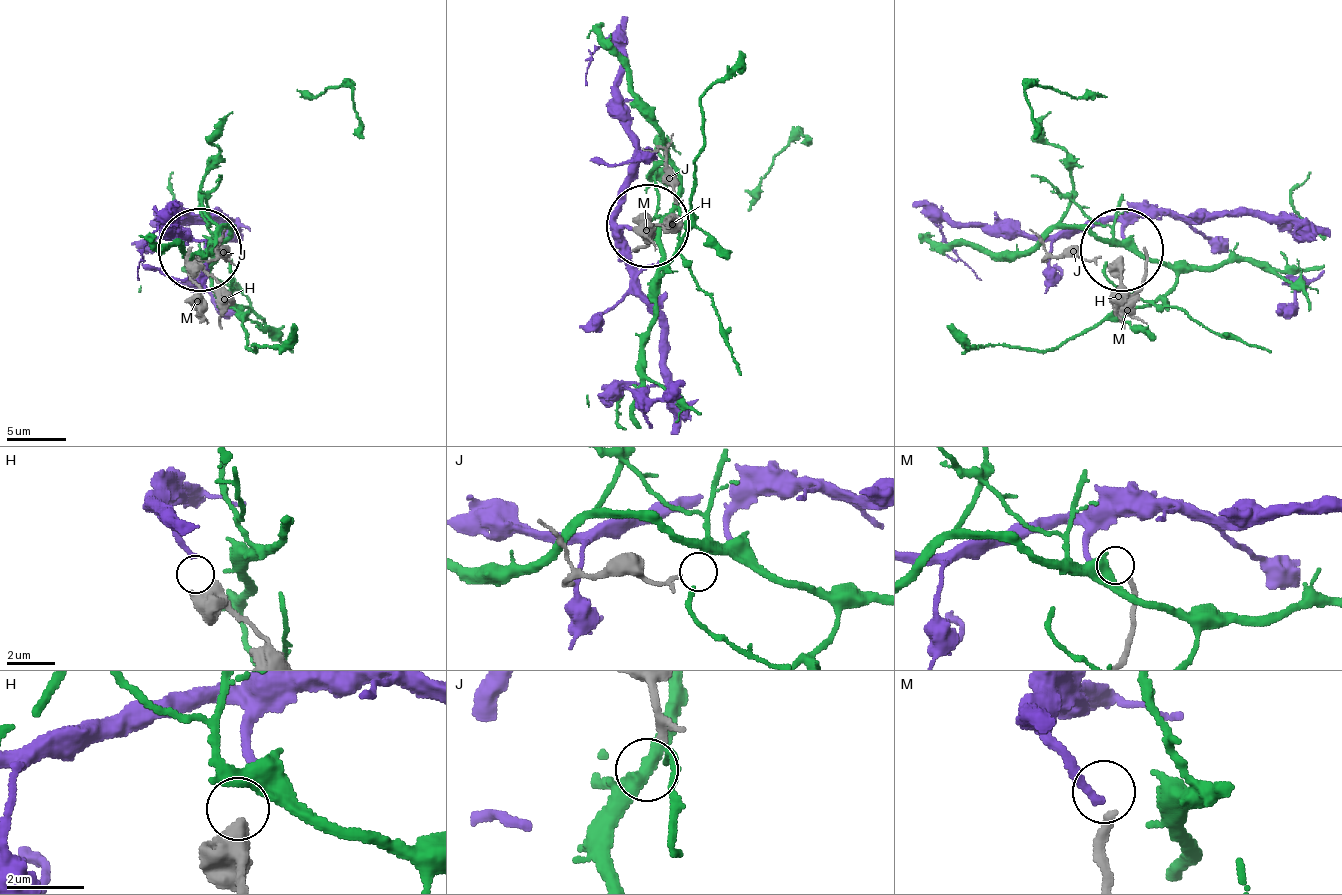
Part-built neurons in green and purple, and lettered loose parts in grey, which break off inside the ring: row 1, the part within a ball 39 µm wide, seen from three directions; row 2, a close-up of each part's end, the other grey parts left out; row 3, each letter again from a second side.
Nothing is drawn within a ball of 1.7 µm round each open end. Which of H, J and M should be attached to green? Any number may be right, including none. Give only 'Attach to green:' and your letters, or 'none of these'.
Attach to green: none of these

